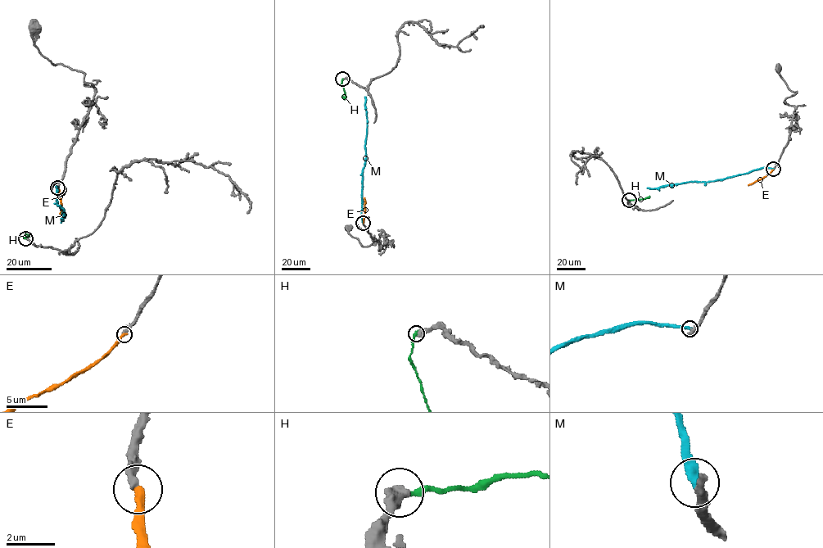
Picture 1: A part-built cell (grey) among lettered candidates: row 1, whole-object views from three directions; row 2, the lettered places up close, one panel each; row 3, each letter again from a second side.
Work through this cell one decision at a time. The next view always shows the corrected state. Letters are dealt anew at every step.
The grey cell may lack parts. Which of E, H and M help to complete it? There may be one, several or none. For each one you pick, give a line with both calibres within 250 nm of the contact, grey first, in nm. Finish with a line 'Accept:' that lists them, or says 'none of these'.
Accept: none of these

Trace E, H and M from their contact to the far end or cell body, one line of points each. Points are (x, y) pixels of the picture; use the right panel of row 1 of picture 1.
E: (773, 169), (748, 185)
H: (629, 200), (645, 198)
M: (773, 169), (761, 167), (707, 182), (647, 187)

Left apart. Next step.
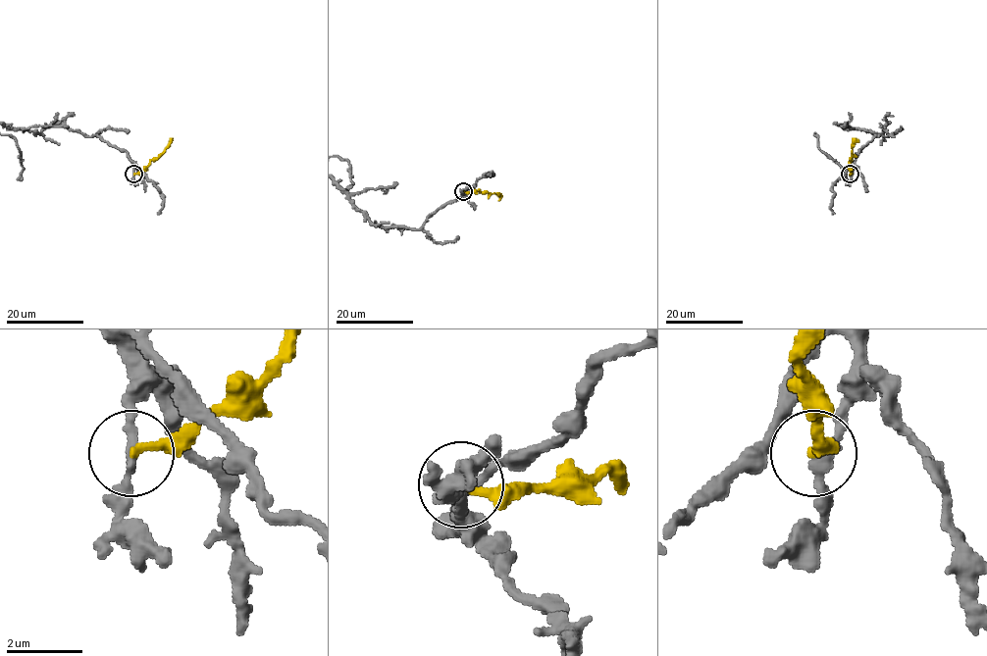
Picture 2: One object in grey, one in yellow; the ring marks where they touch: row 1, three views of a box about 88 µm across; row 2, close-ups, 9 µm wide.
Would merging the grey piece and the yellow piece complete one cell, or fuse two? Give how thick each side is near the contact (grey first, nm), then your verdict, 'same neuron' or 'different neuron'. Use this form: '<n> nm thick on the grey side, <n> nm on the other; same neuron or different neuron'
240 nm thick on the grey side, 200 nm on the other; different neuron

